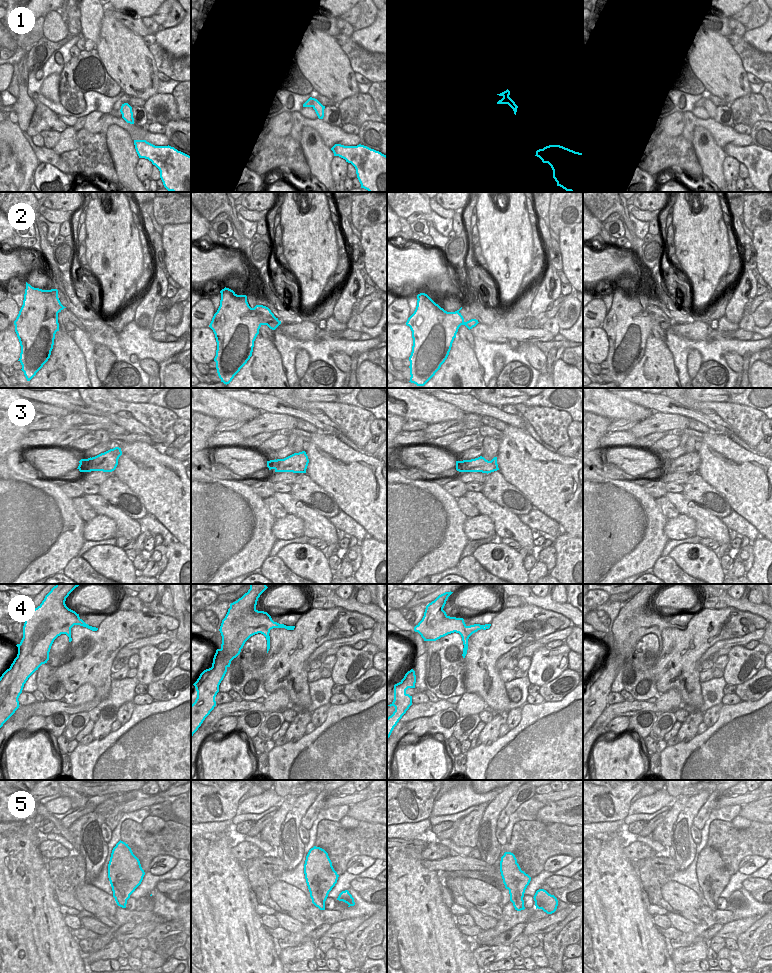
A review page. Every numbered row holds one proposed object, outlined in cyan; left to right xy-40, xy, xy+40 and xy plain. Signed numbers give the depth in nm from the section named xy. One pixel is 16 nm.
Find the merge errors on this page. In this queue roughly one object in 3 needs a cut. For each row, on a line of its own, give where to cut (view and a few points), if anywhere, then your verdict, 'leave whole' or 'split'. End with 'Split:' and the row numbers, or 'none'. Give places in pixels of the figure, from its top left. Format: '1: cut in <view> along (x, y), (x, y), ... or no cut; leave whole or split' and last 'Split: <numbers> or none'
1: no cut; leave whole
2: cut in xy along (278, 320), (272, 320), (267, 325); split
3: no cut; leave whole
4: no cut; leave whole
5: no cut; leave whole
Split: 2

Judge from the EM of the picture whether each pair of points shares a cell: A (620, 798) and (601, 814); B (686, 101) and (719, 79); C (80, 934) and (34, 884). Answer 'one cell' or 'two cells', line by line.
A: one cell
B: two cells
C: two cells

